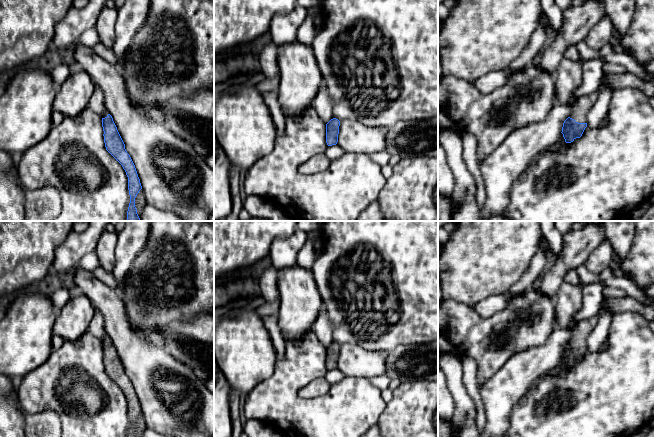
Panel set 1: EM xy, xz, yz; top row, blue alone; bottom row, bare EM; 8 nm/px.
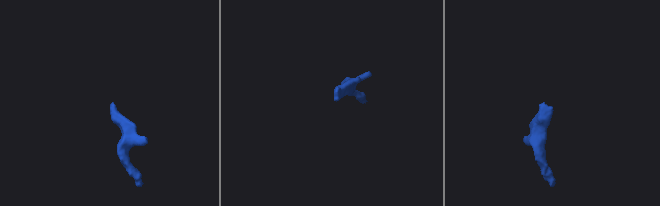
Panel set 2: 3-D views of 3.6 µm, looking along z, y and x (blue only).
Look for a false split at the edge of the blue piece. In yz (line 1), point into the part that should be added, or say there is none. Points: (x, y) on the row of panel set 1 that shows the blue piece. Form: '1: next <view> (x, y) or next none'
1: next yz (581, 107)

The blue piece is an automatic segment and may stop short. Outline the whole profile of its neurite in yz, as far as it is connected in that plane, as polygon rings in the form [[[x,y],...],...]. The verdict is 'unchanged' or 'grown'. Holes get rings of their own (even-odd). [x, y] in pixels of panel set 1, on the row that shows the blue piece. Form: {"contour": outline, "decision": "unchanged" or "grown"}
{"contour": [[[593,92],[579,98],[573,106],[570,116],[564,121],[562,134],[566,143],[580,138],[587,127],[586,116],[598,99],[598,93]]], "decision": "grown"}

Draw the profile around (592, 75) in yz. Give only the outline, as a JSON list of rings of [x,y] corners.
[[[594,58],[583,62],[583,75],[579,87],[572,95],[572,104],[579,98],[596,92],[604,76],[603,67],[606,62],[600,58]]]

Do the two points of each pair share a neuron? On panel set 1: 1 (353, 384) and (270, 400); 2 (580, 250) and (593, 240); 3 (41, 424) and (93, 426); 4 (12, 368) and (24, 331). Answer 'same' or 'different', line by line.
1: same
2: same
3: different
4: same

